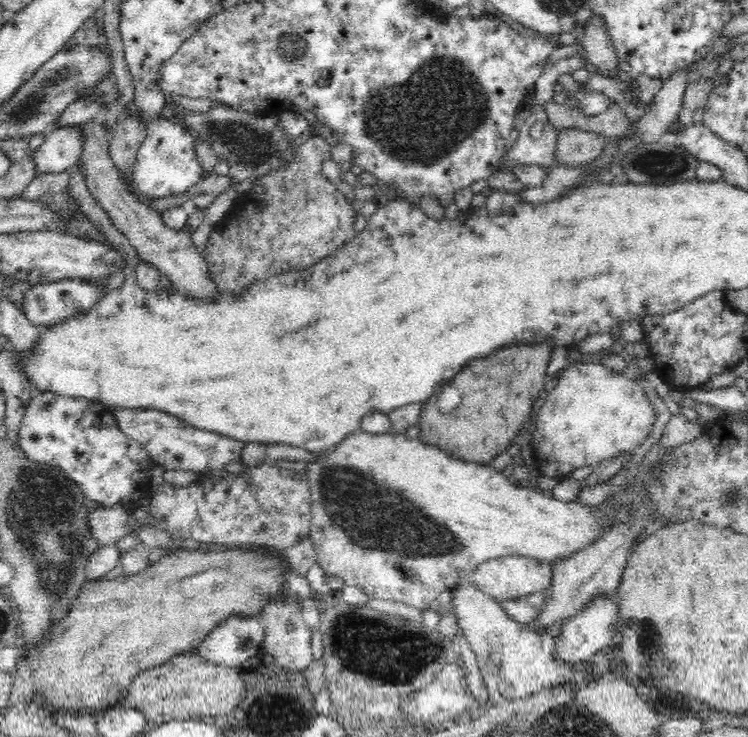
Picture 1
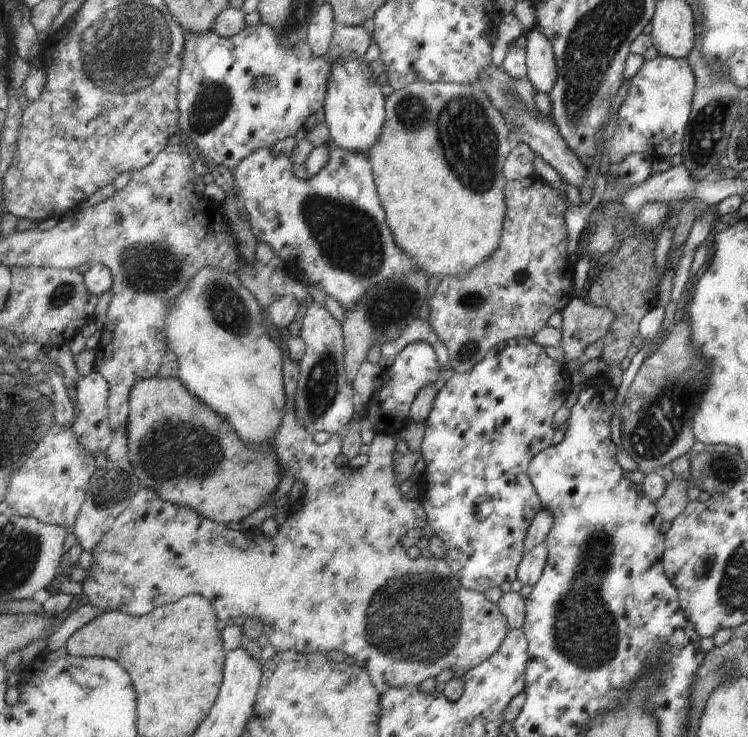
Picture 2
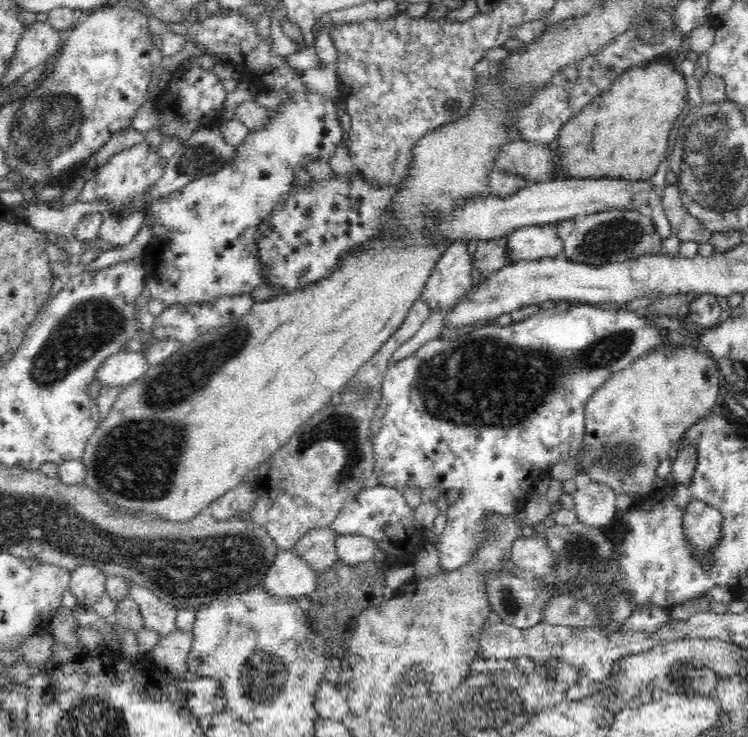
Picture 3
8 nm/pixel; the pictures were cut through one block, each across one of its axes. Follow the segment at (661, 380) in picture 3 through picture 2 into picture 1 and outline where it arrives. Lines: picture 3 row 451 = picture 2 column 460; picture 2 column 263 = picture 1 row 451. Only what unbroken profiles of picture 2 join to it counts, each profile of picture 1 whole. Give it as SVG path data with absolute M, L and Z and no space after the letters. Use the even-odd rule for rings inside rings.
M573 363L566 366L556 380L556 388L548 394L546 404L539 410L536 432L532 435L536 443L536 451L533 453L534 466L541 474L548 477L557 475L559 479L564 466L559 462L566 462L572 468L595 468L604 460L641 446L650 434L654 424L654 408L642 386L636 383L636 379L625 378L622 373L603 365Z

